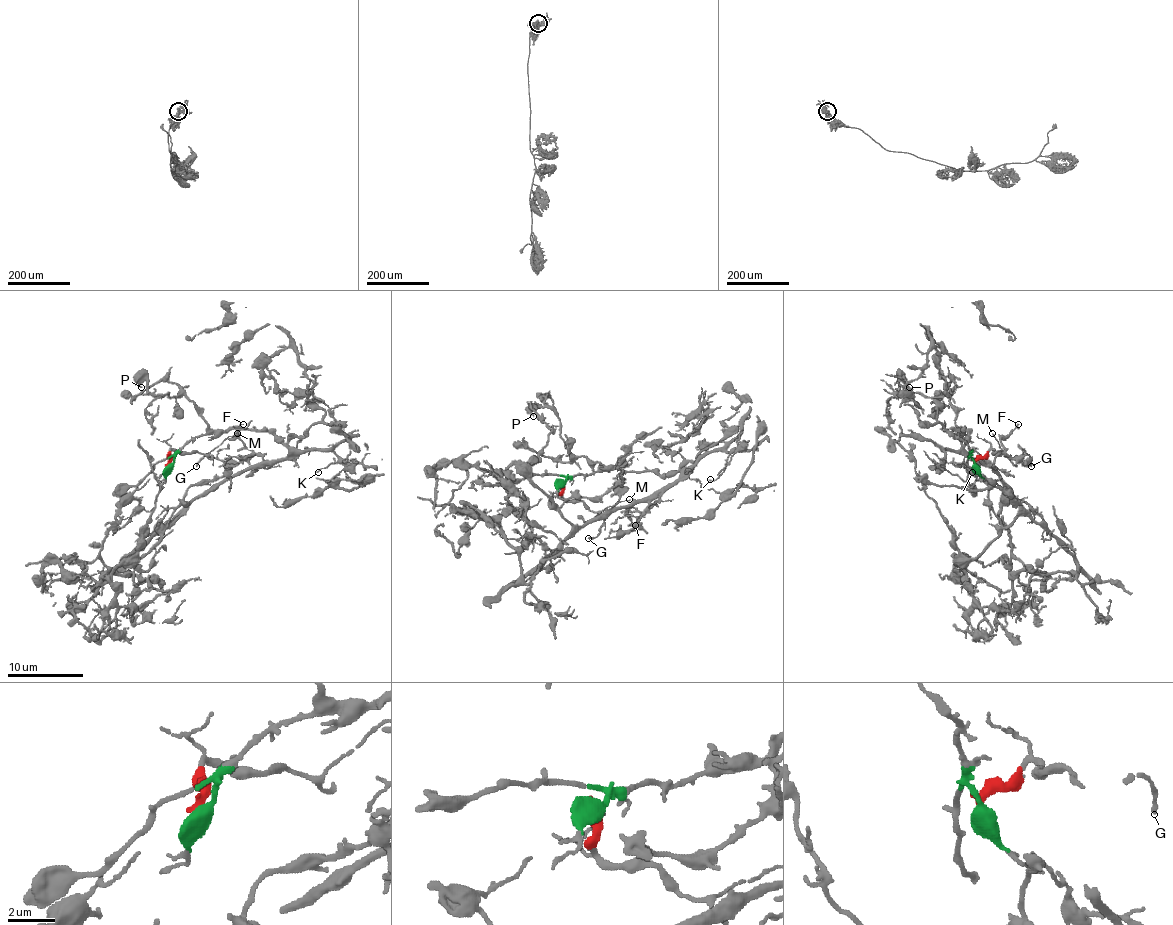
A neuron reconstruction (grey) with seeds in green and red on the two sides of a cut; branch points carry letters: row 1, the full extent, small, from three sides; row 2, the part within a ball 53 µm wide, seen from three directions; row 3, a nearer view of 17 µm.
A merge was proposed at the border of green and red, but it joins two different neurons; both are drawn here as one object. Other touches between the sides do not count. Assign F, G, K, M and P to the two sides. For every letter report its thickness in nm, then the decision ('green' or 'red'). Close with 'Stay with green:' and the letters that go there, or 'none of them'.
F: calibre 140 nm; green
G: calibre 160 nm; red
K: calibre 110 nm; green
M: calibre 80 nm; red
P: calibre 150 nm; green
Stay with green: F, K, P

